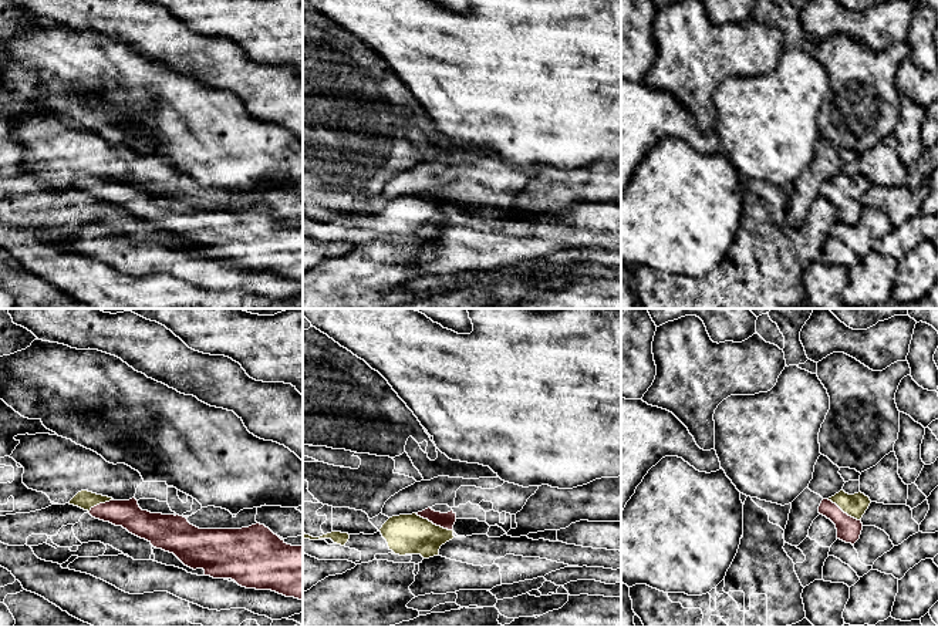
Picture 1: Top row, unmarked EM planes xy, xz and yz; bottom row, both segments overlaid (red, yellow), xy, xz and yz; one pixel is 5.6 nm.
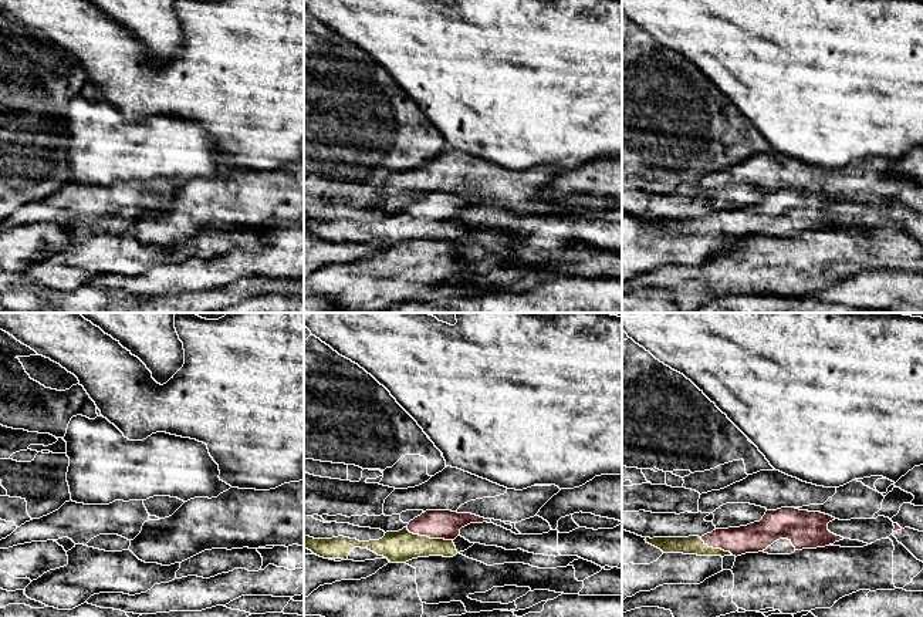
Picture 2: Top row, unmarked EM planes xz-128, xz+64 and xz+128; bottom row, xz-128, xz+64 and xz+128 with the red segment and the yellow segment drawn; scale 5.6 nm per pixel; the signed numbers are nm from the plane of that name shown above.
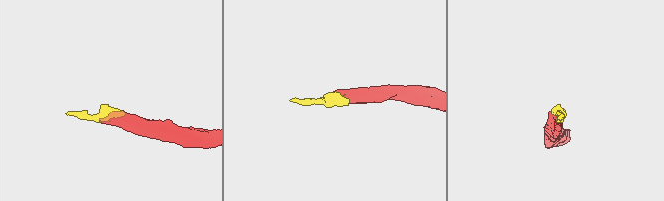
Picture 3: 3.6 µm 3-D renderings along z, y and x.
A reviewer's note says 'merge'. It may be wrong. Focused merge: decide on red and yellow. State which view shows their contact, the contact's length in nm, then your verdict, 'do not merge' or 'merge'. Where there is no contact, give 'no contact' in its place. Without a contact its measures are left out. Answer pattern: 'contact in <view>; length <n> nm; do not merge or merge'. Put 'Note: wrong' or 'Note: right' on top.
Note: right
contact in xz; length 240 nm; merge

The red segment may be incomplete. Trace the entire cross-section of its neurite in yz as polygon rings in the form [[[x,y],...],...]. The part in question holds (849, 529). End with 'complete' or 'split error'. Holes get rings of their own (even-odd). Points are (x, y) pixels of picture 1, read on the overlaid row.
[[[840,491],[834,496],[821,500],[819,513],[836,525],[837,539],[854,545],[860,539],[861,518],[870,503],[870,498],[861,492],[848,495]]]; split error

